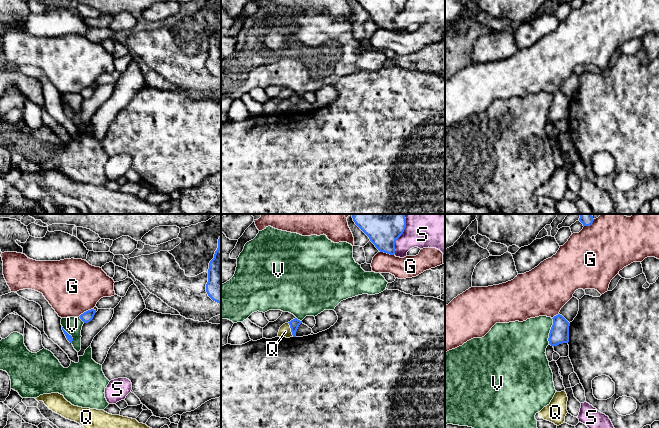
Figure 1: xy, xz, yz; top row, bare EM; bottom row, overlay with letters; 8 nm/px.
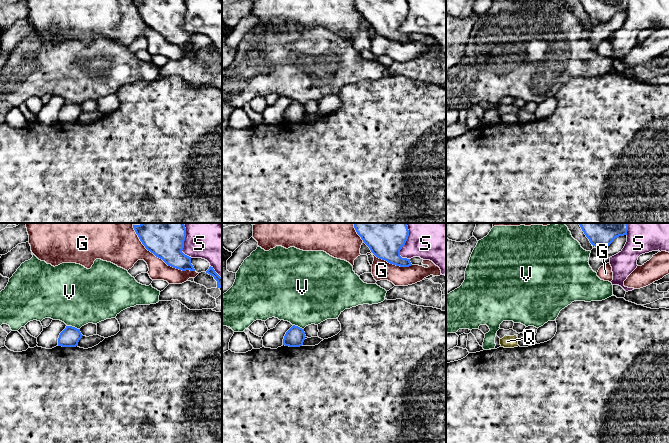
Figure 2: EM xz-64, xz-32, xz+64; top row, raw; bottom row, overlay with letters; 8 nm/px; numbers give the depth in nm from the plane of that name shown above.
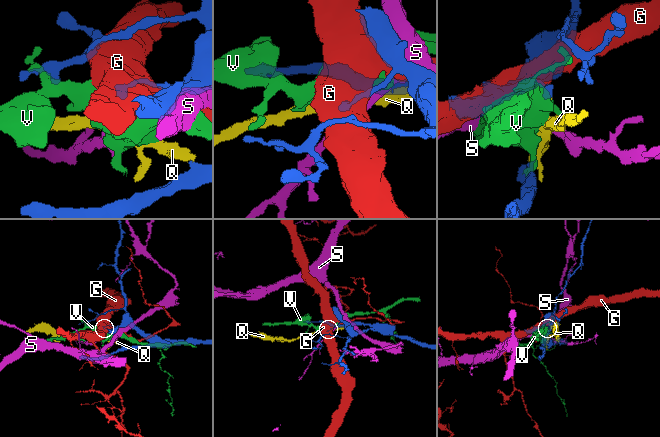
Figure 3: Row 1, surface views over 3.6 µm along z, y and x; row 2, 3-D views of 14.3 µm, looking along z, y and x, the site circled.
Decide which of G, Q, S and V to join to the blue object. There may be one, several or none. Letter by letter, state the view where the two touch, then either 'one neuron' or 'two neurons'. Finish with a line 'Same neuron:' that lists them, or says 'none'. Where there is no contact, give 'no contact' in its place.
G: xz | two neurons
Q: xz | two neurons
S: xz | two neurons
V: yz | two neurons
Same neuron: none

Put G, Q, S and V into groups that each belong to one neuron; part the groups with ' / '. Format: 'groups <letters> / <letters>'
groups G / Q / S / V

